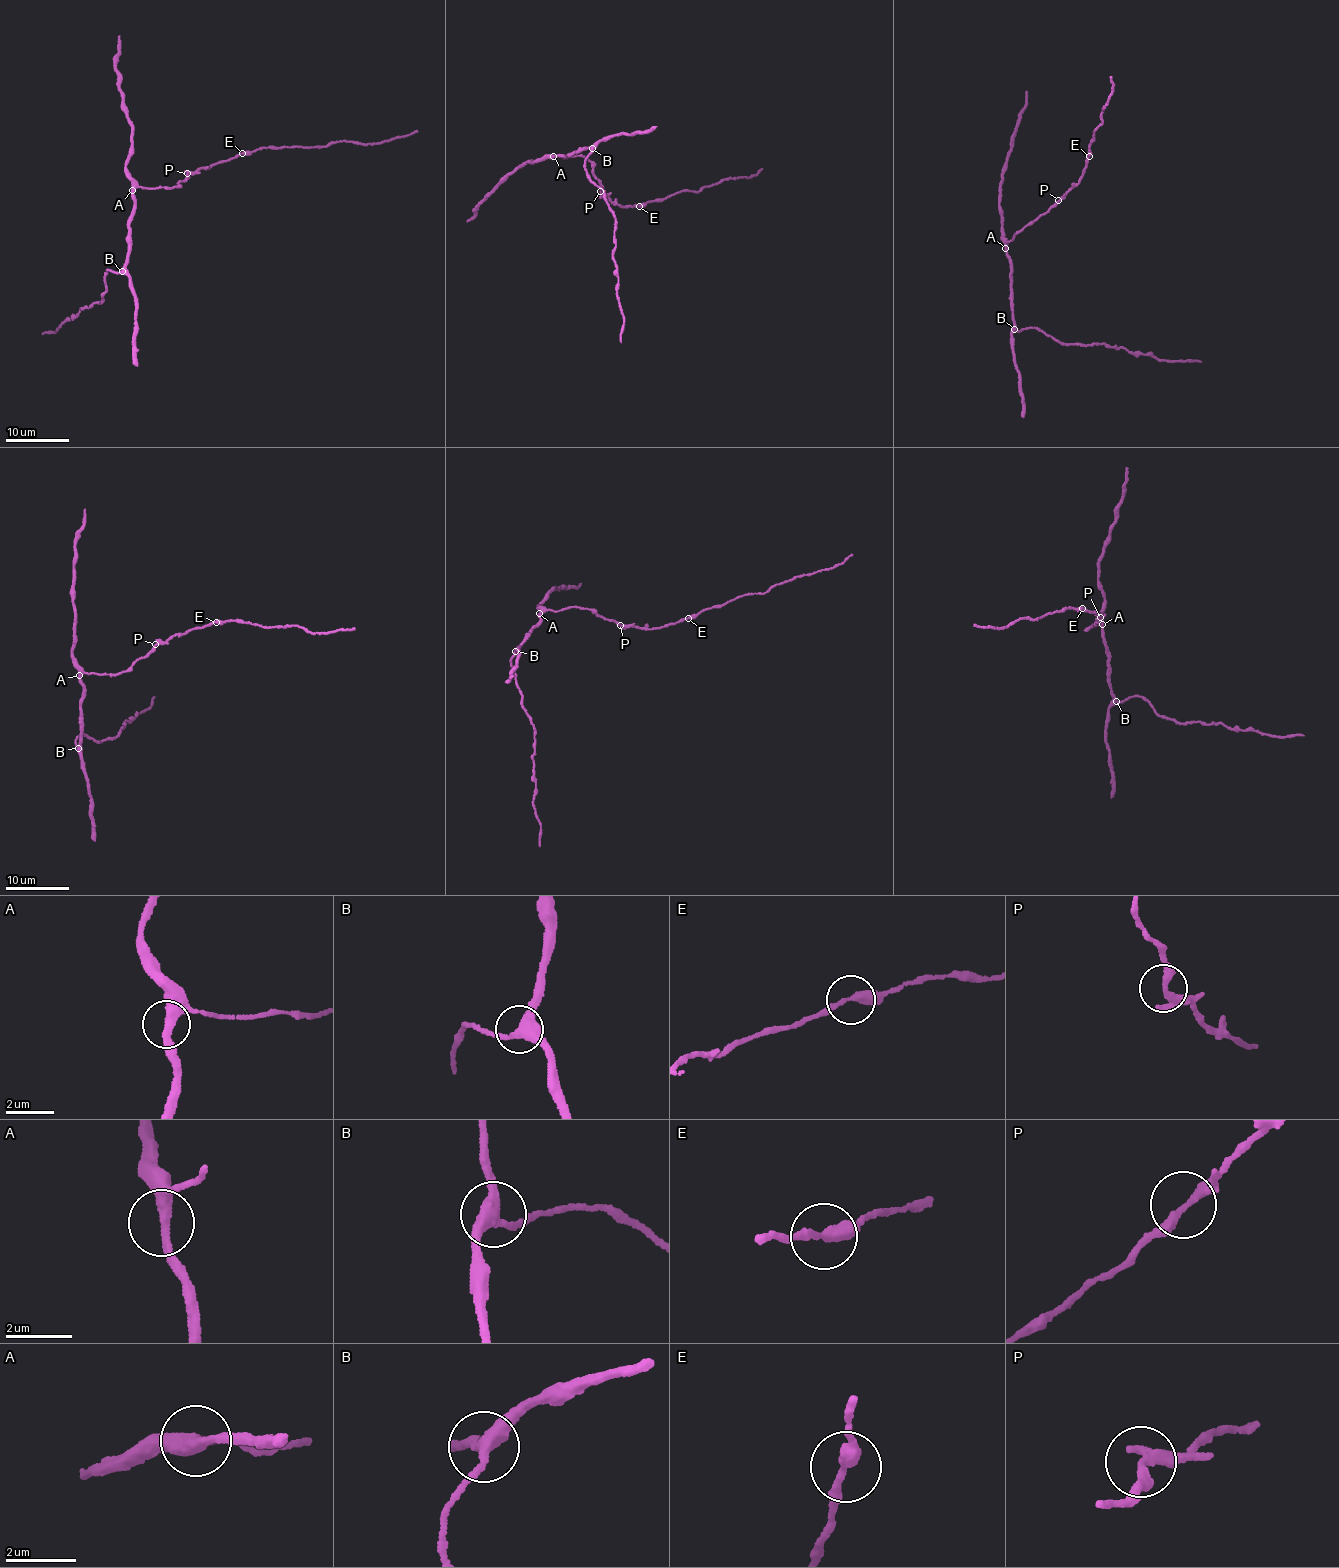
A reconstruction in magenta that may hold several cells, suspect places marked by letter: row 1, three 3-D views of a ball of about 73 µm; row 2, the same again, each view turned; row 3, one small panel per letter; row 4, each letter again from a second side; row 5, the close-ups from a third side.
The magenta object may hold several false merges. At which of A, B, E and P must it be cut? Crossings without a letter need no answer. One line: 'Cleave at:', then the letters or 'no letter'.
Cleave at: no letter

